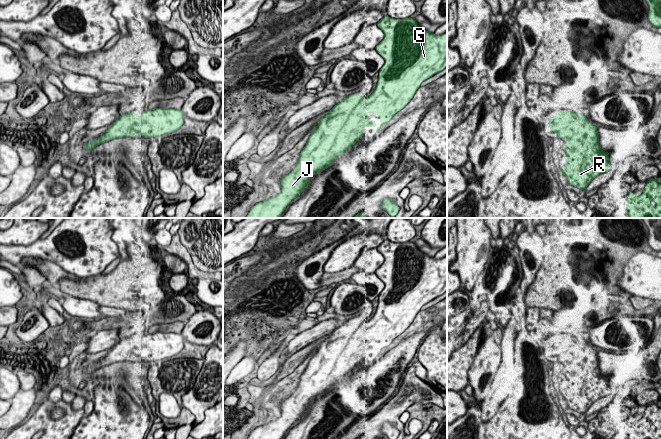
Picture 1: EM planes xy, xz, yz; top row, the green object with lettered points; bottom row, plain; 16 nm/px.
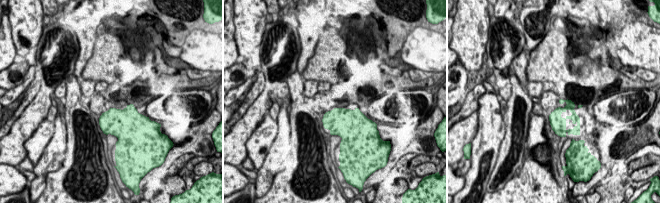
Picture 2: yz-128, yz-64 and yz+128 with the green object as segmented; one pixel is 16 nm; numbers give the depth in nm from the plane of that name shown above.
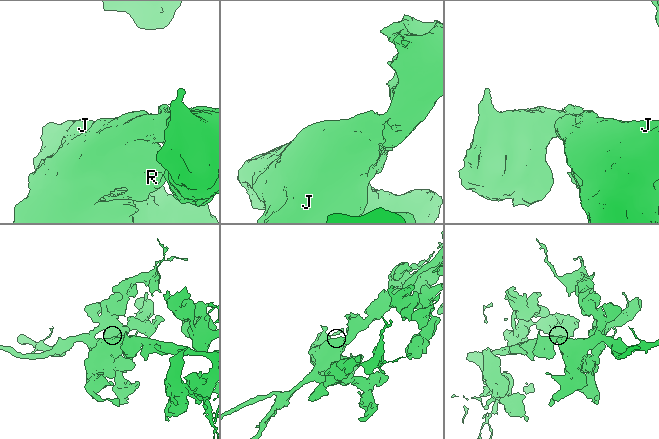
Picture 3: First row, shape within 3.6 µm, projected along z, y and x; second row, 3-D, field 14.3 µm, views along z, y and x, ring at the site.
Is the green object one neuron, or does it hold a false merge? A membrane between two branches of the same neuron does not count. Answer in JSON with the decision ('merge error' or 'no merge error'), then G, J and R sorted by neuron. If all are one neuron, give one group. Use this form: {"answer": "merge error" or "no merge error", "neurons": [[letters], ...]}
{"answer": "no merge error", "neurons": [["G", "J", "R"]]}

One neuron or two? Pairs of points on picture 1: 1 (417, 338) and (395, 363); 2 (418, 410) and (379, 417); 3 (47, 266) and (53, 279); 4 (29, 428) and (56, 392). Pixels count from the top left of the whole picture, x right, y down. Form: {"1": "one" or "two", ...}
{"1": "one", "2": "two", "3": "one", "4": "two"}

